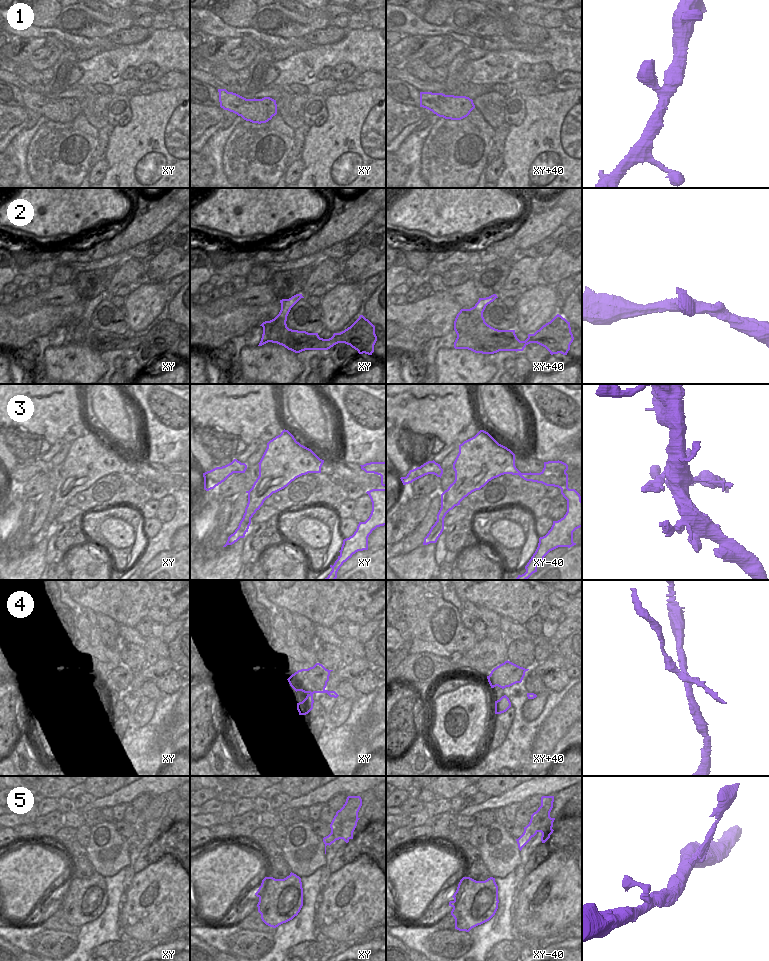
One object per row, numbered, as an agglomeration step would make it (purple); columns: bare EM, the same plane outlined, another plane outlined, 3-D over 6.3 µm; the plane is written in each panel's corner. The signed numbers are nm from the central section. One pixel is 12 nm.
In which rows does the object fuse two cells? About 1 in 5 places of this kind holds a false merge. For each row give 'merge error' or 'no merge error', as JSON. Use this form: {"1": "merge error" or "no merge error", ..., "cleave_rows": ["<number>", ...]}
{"1": "no merge error", "2": "no merge error", "3": "no merge error", "4": "merge error", "5": "no merge error", "cleave_rows": ["4"]}

